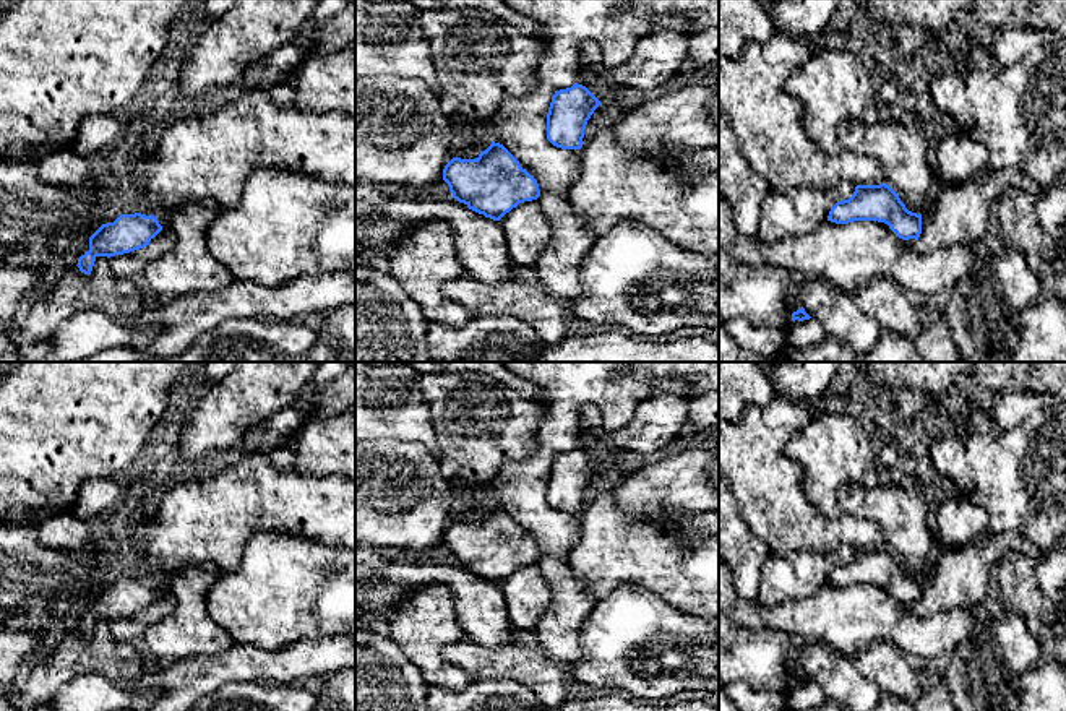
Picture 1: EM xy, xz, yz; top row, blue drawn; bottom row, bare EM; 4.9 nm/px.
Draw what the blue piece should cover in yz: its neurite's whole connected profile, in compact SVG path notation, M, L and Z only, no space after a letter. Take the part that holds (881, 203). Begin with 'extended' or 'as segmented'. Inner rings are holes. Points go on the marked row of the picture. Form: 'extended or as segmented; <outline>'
as segmented; M886 183L857 185L849 200L837 201L827 216L836 224L853 221L878 221L902 240L918 240L922 234L922 214L912 213L899 195Z

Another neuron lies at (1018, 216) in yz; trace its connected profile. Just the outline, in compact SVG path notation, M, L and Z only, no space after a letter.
M1006 187L998 198L1003 242L1008 248L1019 250L1035 263L1050 266L1056 255L1053 239L1042 229L1035 209L1038 195L1017 187Z

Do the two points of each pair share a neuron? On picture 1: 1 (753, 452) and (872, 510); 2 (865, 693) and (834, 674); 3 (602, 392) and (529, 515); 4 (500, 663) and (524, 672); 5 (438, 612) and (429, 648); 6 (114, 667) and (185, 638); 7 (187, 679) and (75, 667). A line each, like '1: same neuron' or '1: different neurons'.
1: different neurons
2: same neuron
3: same neuron
4: same neuron
5: same neuron
6: different neurons
7: different neurons

